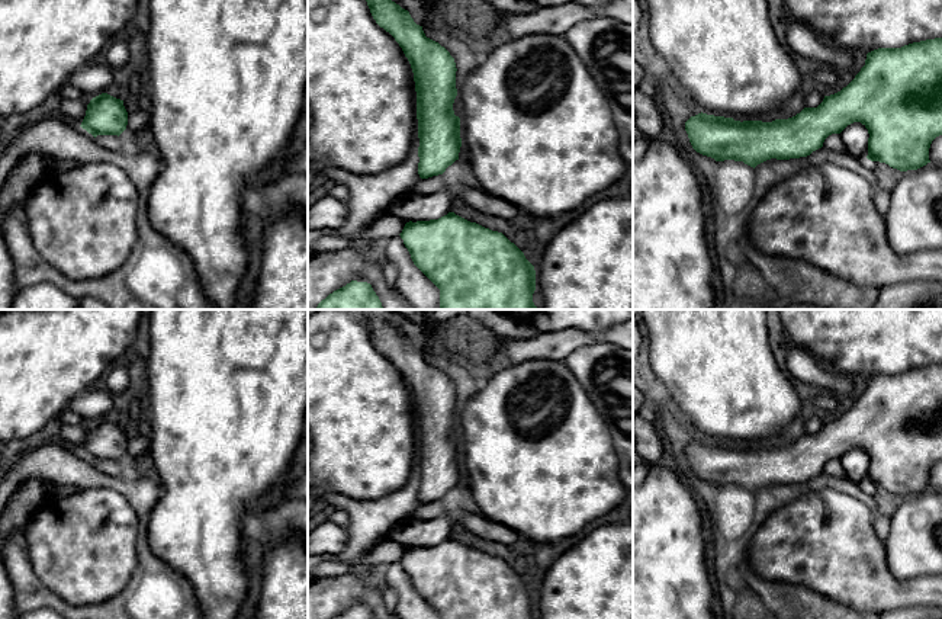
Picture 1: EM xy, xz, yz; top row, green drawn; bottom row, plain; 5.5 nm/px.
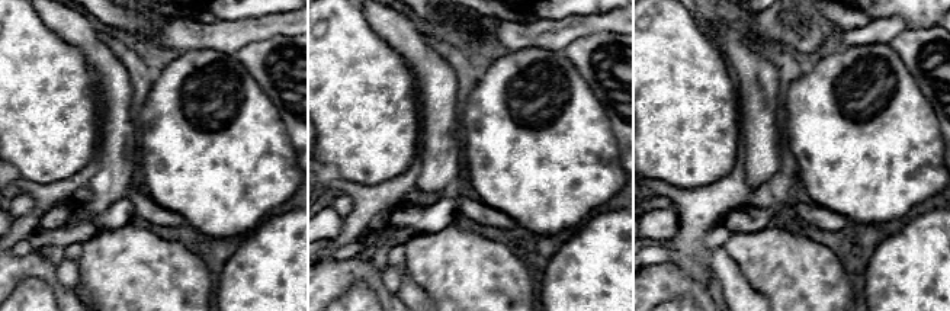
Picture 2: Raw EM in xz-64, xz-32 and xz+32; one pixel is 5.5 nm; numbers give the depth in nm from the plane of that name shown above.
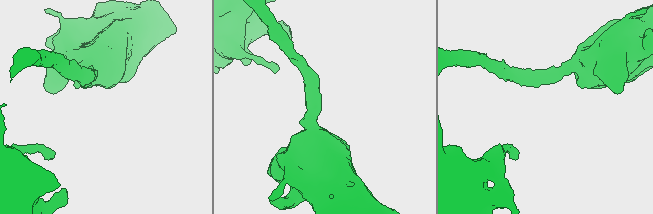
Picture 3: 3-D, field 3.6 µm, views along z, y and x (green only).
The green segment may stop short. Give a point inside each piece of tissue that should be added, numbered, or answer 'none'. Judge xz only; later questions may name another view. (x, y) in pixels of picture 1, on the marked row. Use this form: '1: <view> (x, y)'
none

